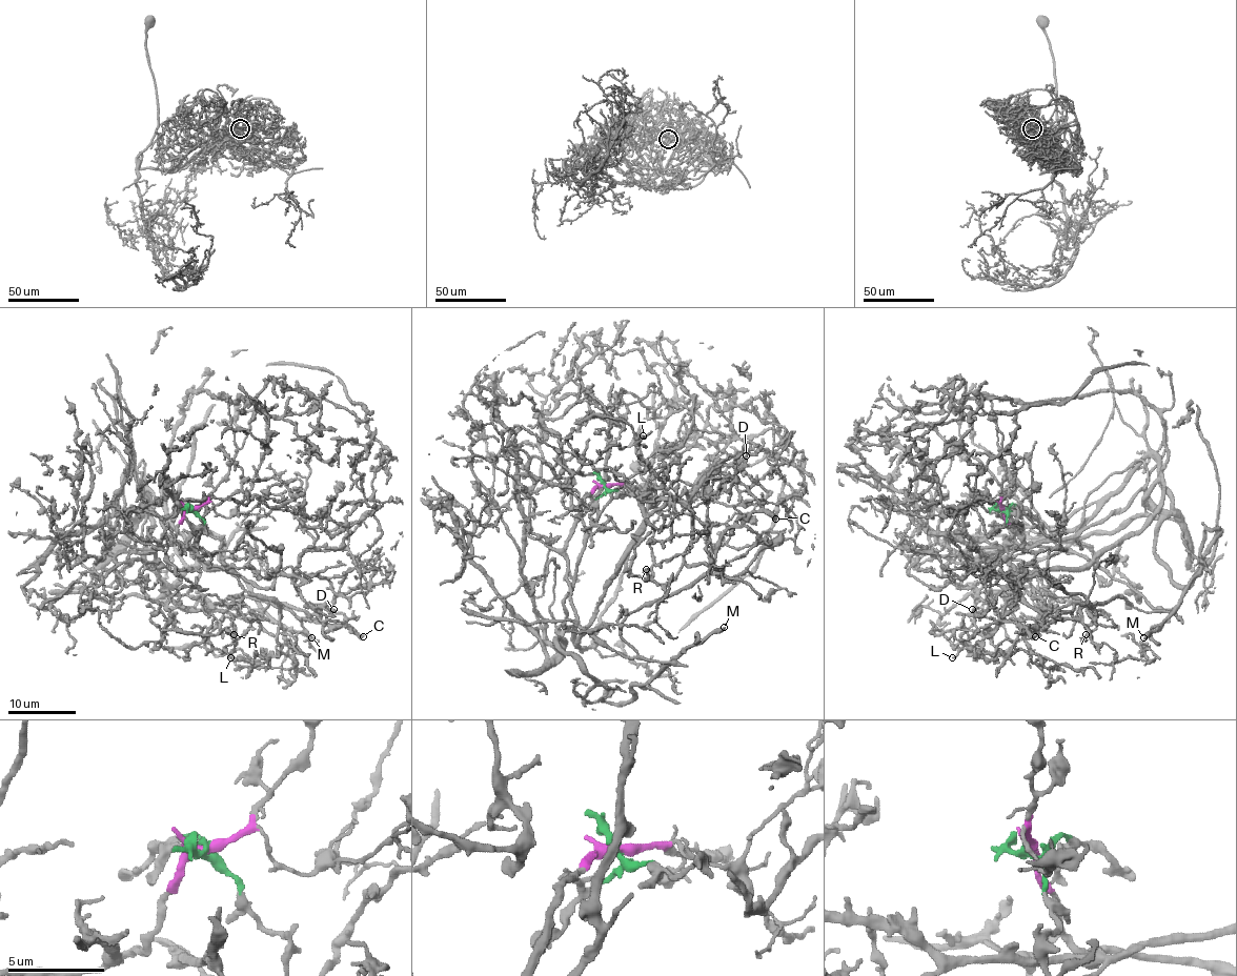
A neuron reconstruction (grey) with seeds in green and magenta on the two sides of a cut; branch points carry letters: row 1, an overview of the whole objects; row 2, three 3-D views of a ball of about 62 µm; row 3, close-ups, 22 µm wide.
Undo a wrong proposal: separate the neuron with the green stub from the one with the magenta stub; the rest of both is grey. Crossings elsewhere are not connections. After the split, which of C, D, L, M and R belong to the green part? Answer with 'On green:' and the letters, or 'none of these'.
On green: C, D, L, M, R

